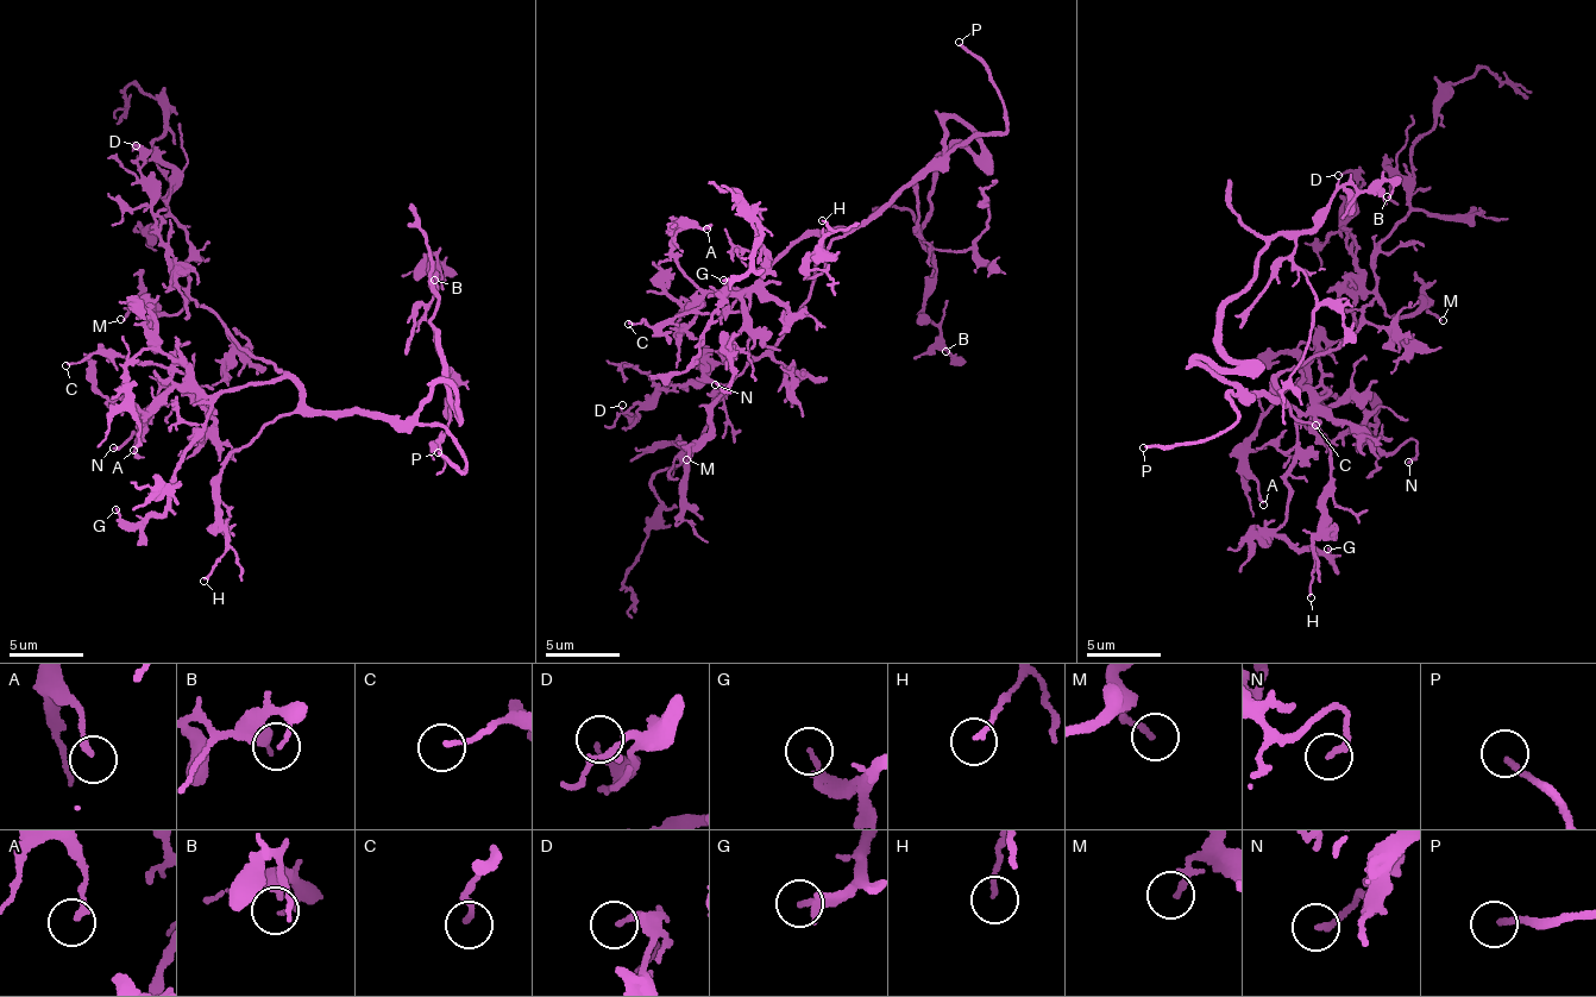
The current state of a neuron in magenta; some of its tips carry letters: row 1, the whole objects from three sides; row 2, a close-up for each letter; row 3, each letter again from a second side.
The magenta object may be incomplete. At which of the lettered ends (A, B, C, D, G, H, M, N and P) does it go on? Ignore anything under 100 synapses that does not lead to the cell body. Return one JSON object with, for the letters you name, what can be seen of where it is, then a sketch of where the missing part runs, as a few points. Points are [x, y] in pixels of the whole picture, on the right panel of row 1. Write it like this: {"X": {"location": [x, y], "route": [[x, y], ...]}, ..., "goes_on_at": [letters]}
{"P": {"location": [1143, 447]}, "goes_on_at": ["P"]}

